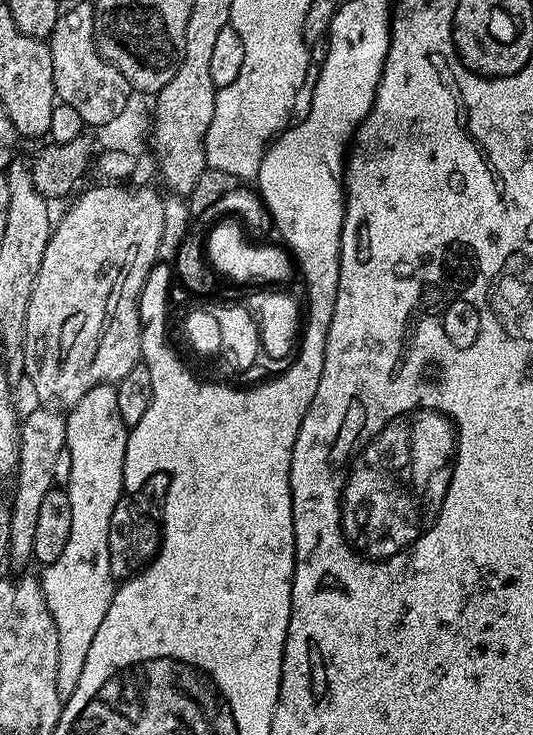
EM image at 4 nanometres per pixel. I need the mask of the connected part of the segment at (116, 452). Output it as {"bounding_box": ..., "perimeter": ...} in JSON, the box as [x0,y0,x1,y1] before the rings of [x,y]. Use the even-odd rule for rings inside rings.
{"bounding_box":[42,384,130,698],"perimeter":[[[111,384],[94,386],[76,404],[71,405],[66,416],[66,451],[70,454],[70,482],[66,486],[70,498],[70,539],[62,550],[58,562],[47,565],[43,569],[42,587],[48,603],[50,614],[58,626],[60,635],[60,665],[58,666],[58,690],[61,697],[67,698],[76,688],[78,678],[82,674],[82,666],[86,662],[86,654],[90,650],[90,642],[102,622],[106,618],[106,610],[112,601],[114,581],[110,570],[110,514],[114,514],[114,506],[125,495],[124,491],[124,459],[126,458],[126,442],[130,429],[122,422],[122,414],[118,414],[118,398],[115,387]]]}

